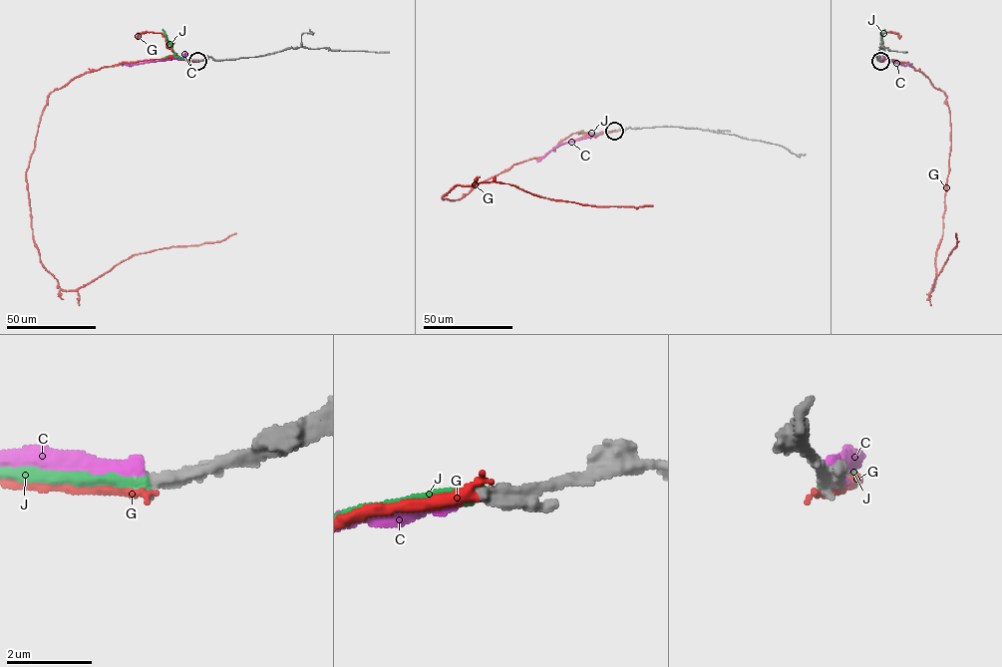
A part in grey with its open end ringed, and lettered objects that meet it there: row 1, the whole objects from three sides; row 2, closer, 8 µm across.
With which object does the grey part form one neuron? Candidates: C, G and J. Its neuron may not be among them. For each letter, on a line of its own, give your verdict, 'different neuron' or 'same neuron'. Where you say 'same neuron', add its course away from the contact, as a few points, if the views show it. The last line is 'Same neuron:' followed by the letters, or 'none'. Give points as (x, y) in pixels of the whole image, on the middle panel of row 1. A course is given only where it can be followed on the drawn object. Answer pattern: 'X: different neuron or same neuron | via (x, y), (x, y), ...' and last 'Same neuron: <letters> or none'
C: different neuron
G: different neuron
J: same neuron | via (614, 131), (578, 135)
Same neuron: J

